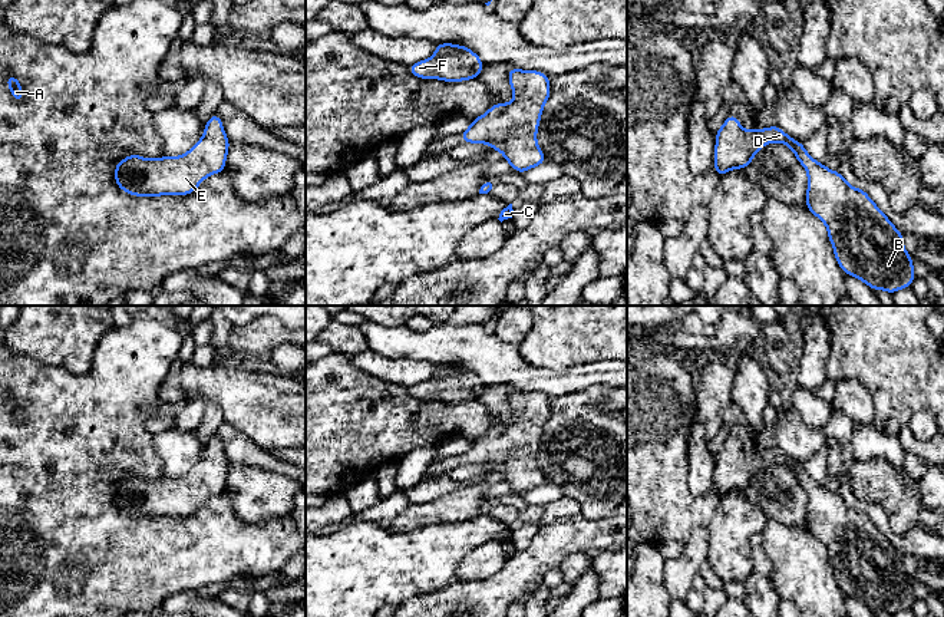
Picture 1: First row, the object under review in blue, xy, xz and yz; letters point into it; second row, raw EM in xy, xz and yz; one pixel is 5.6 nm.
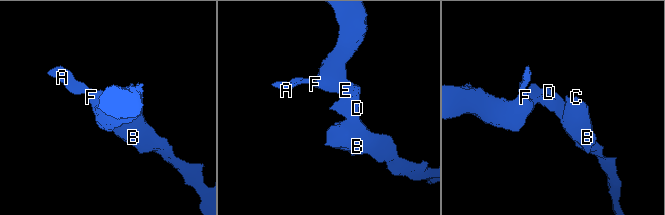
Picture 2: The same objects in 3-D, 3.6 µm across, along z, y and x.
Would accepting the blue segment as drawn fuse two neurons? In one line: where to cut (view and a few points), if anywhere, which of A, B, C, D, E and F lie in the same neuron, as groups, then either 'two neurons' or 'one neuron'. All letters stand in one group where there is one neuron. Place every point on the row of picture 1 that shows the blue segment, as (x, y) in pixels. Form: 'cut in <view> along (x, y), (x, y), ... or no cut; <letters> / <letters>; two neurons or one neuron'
no cut; A B C D E F; one neuron

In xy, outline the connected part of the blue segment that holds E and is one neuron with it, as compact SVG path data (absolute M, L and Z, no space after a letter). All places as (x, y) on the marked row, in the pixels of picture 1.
M215 112L202 138L187 154L156 159L132 154L116 164L115 182L135 197L189 195L208 175L225 171L230 143Z

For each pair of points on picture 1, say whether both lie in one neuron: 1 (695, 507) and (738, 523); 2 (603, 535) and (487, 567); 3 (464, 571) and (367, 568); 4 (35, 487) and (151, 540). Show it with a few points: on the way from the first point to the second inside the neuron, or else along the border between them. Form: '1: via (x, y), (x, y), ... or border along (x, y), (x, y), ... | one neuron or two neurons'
1: border along (720, 498), (708, 527) | two neurons
2: border along (507, 558), (494, 574), (475, 581) | two neurons
3: border along (479, 547), (459, 563), (458, 578) | two neurons
4: via (63, 515), (88, 540), (122, 540) | one neuron

